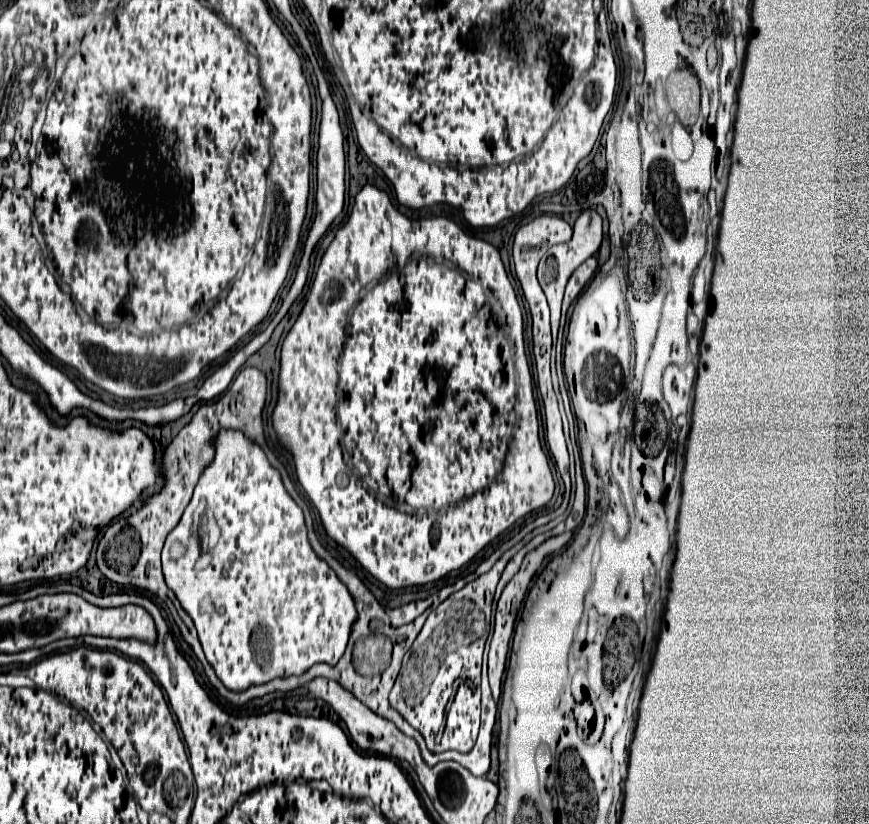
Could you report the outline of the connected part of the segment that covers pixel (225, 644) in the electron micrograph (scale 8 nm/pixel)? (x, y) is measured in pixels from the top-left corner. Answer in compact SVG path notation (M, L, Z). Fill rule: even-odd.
M220 429L212 439L212 445L216 451L214 459L208 467L204 467L198 485L194 487L194 495L180 523L170 531L162 551L166 585L176 593L182 609L192 617L206 661L214 667L224 687L236 693L278 677L302 675L316 663L336 665L346 651L352 623L358 619L354 597L336 573L328 569L328 563L314 553L308 541L304 513L284 489L280 471L270 465L262 447L248 439L242 431L234 429ZM200 503L206 503L214 511L222 531L218 547L224 547L224 551L220 549L220 563L216 563L216 567L194 571L192 561L200 555L200 545L198 537L192 533L192 513L200 507ZM176 539L188 547L188 553L180 561L170 559L170 545Z

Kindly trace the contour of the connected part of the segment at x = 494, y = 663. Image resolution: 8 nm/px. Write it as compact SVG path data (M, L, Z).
M562 533L562 535L556 535L556 537L550 537L546 539L542 545L538 545L534 551L530 551L522 565L520 565L520 571L508 581L508 585L504 587L500 599L498 599L498 607L496 607L496 623L494 623L494 633L492 633L492 643L490 643L490 653L488 653L488 677L490 677L490 687L492 687L492 695L494 695L494 701L500 701L500 687L502 687L502 675L504 675L504 665L506 665L506 657L508 657L508 645L510 645L510 639L512 639L512 631L514 631L514 623L516 623L516 617L518 617L518 609L526 597L526 591L528 591L528 585L534 577L534 573L542 567L542 561L546 555L550 553L556 553L558 549L562 549L568 541L570 541L572 533Z

